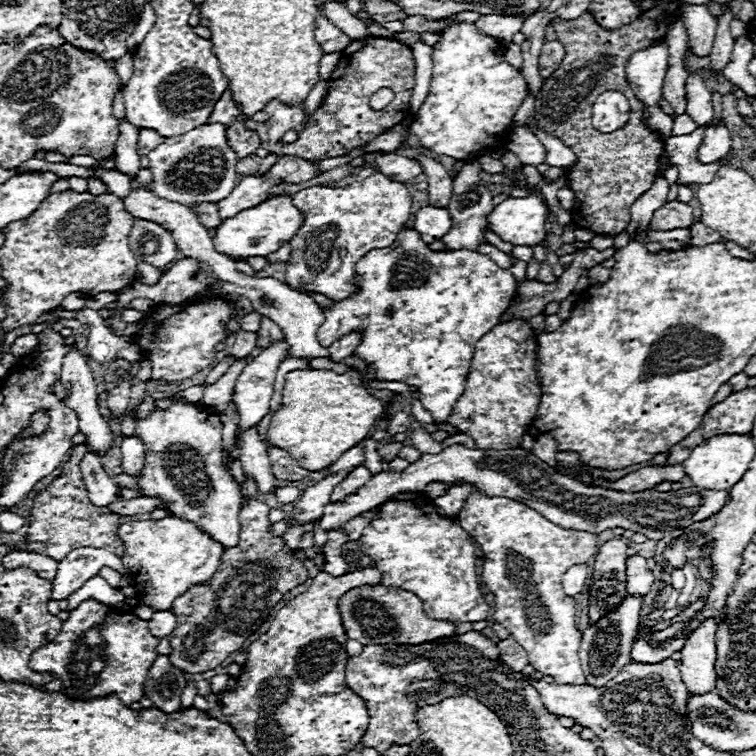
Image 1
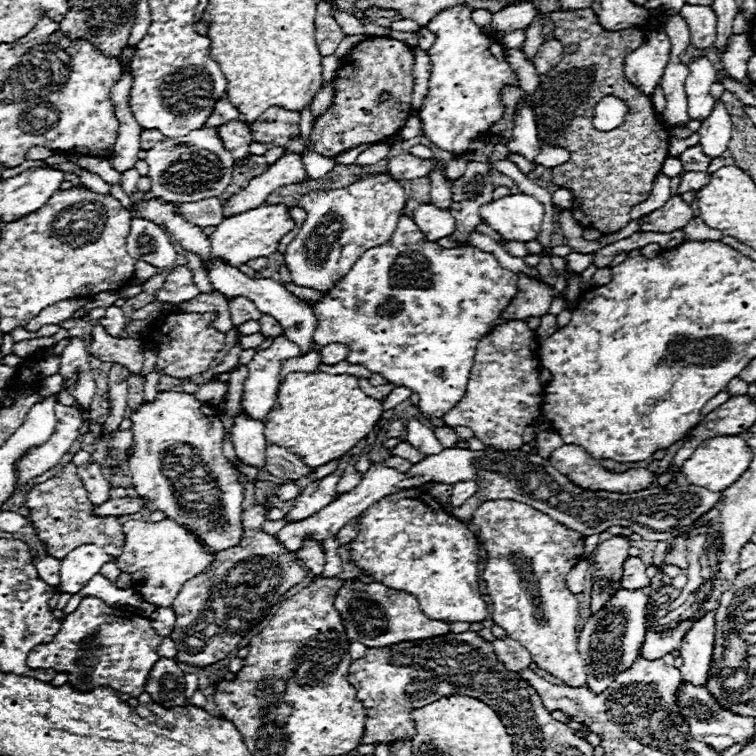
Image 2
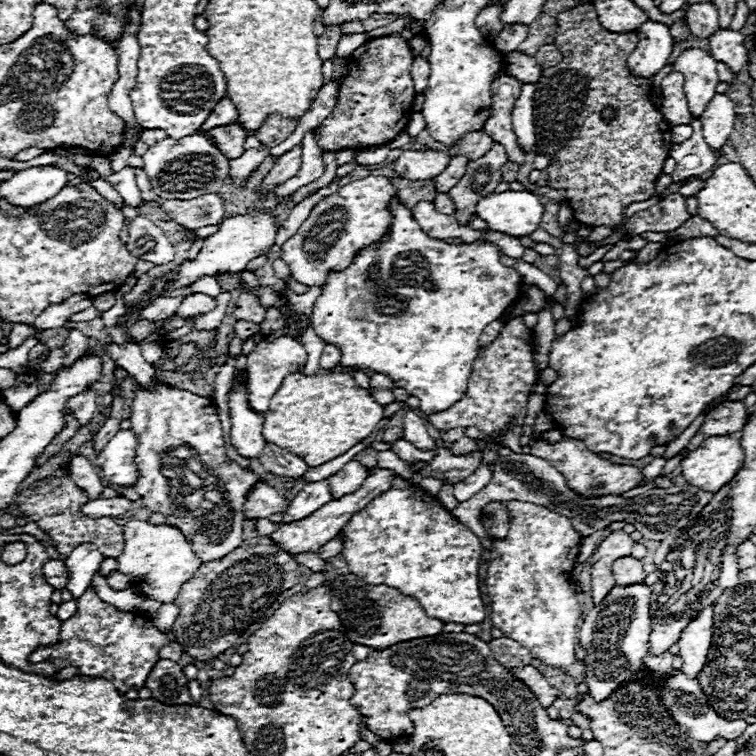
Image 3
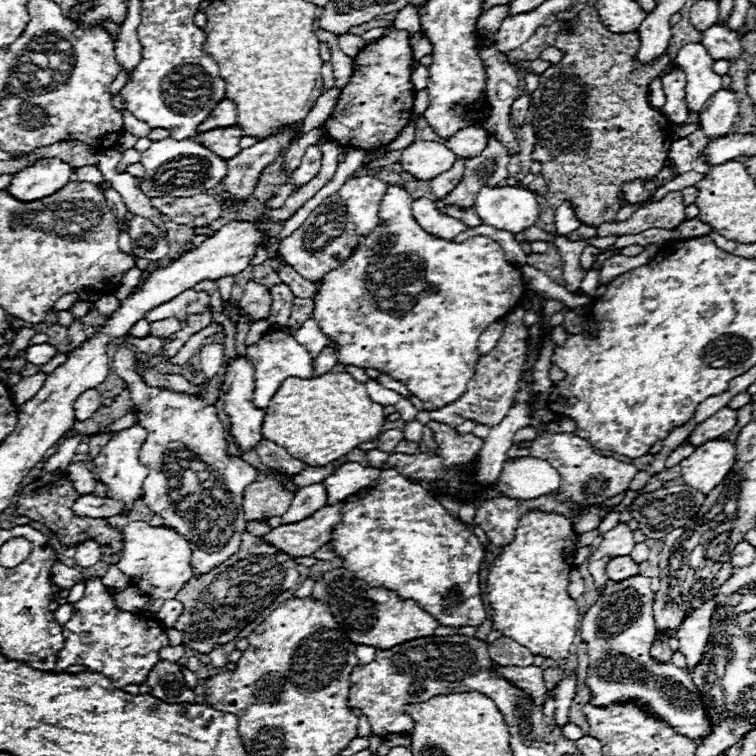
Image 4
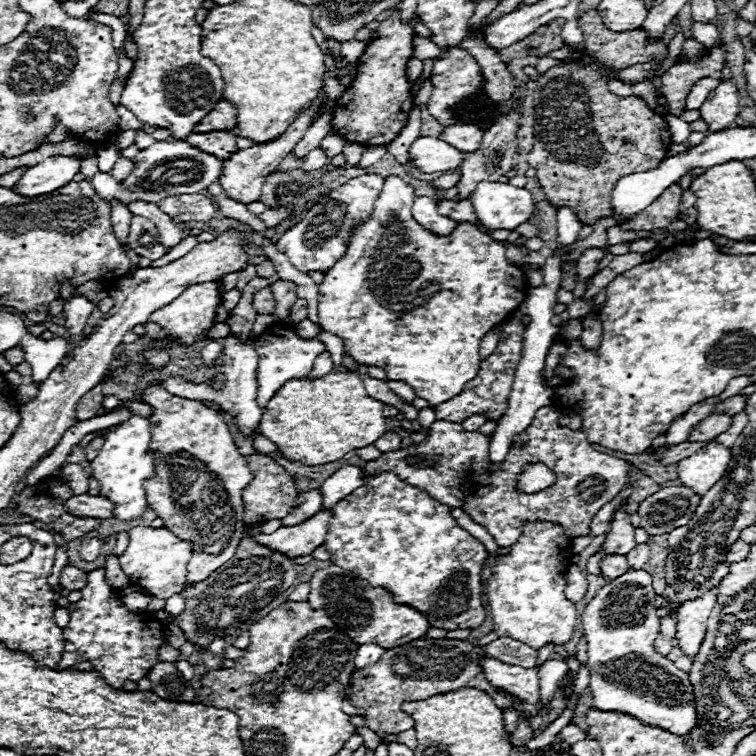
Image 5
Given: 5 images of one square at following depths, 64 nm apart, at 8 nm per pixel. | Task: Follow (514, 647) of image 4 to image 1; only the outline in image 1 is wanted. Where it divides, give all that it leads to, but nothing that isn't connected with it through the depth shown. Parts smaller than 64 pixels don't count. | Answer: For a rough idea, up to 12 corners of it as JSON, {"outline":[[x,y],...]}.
{"outline":[[512,638],[500,640],[502,660],[520,672],[528,664],[526,650]]}

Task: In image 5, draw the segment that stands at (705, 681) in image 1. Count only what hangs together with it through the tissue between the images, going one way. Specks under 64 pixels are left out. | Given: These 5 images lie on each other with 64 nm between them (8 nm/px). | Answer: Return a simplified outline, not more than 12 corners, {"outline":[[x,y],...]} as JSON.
{"outline":[[716,592],[678,610],[678,648],[694,660],[716,606]]}

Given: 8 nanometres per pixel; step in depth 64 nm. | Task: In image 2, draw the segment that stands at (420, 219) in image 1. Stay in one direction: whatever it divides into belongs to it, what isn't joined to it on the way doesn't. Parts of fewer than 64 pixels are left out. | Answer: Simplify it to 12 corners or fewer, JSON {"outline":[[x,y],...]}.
{"outline":[[420,204],[412,220],[426,240],[454,232],[448,210]]}

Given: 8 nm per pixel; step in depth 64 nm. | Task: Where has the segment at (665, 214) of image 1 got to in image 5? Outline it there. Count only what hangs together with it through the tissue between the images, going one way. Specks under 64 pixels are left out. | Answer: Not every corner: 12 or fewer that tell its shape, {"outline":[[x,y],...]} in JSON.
{"outline":[[682,188],[664,194],[620,230],[668,228],[678,220]]}

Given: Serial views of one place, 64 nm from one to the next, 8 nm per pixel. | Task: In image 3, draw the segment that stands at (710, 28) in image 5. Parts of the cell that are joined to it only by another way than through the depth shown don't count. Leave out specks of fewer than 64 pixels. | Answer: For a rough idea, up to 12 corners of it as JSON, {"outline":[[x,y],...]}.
{"outline":[[734,30],[710,36],[710,52],[734,74],[748,66],[744,36]]}

